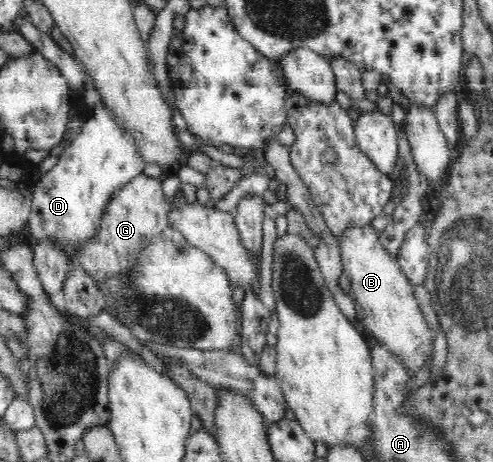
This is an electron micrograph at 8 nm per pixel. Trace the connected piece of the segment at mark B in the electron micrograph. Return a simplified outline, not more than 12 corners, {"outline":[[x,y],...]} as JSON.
{"outline":[[370,225],[339,236],[363,325],[418,373],[433,336]]}

